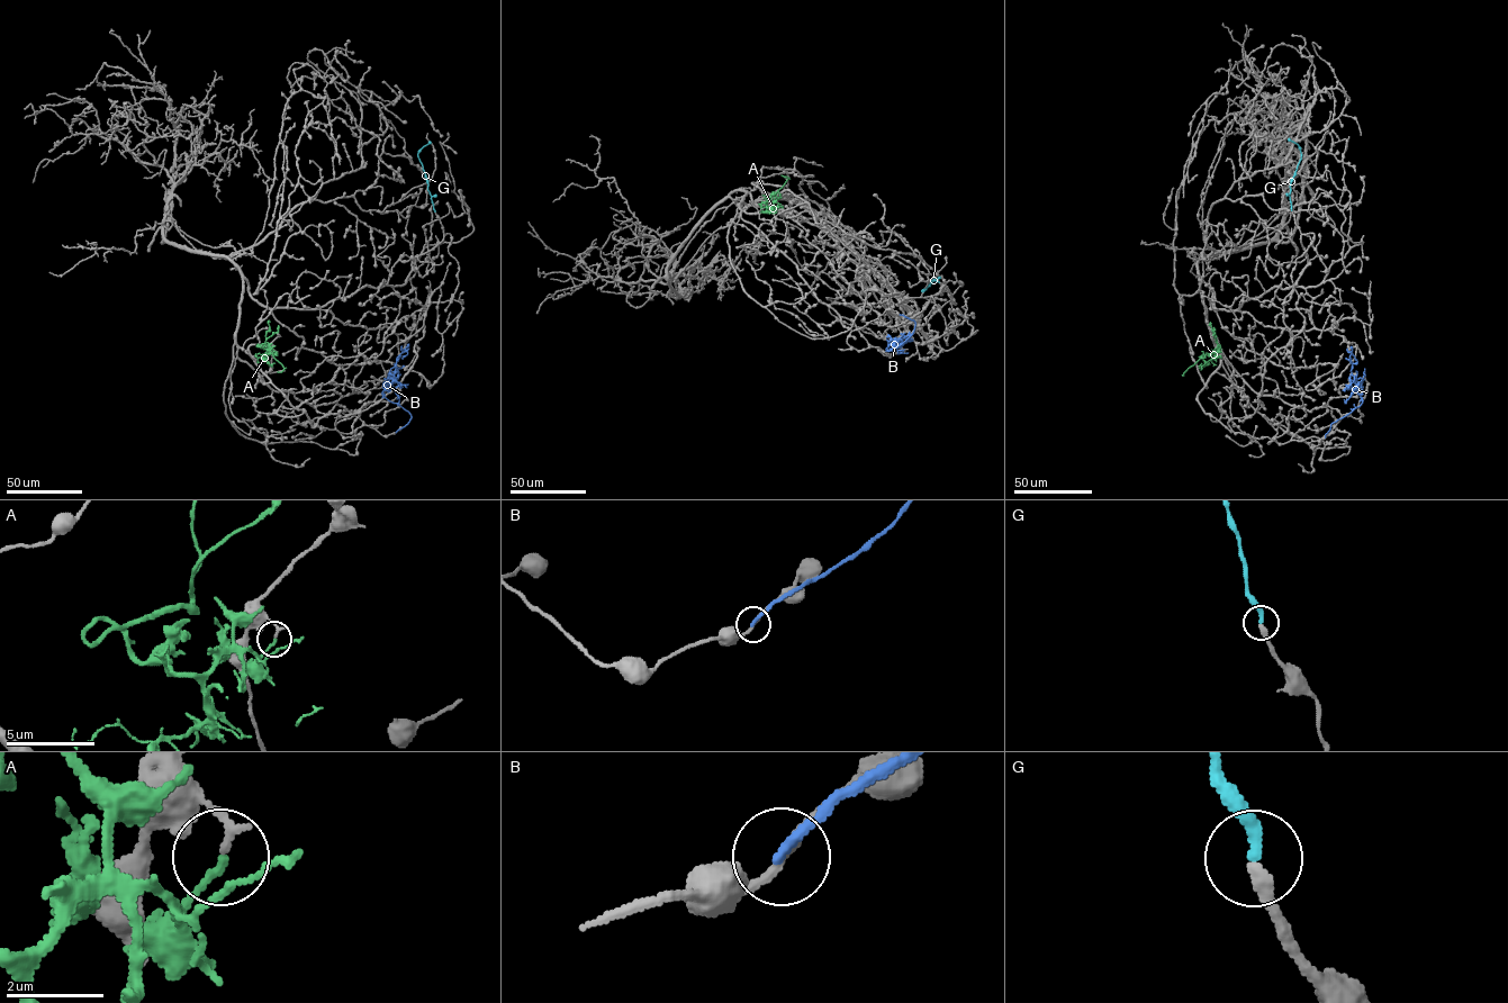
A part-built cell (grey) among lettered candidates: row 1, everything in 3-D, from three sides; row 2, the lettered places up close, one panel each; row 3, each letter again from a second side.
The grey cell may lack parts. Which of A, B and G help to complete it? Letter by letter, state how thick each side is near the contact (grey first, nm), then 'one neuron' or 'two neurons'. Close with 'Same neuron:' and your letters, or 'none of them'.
A: 160/140 nm | two neurons
B: 180/200 nm | two neurons
G: 260/240 nm | one neuron
Same neuron: G

